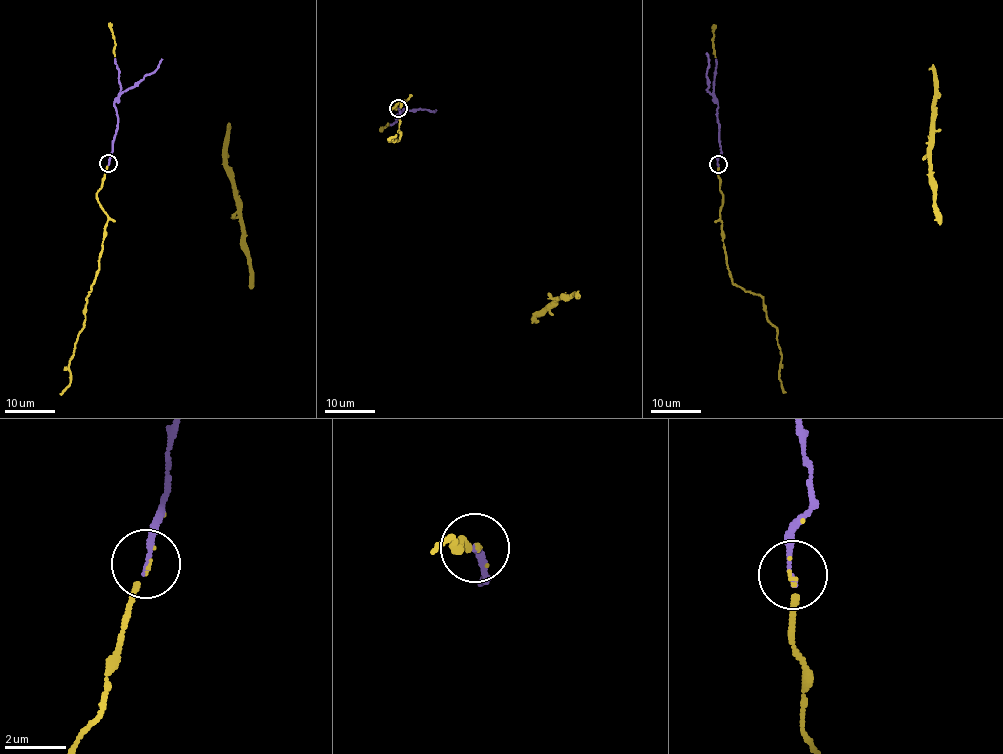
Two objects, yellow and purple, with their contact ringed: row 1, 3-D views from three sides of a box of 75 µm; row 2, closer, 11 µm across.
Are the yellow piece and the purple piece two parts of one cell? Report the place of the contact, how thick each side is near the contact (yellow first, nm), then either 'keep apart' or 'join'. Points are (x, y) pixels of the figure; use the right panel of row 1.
place (718, 164); calibres 90 and 170 nm; join

